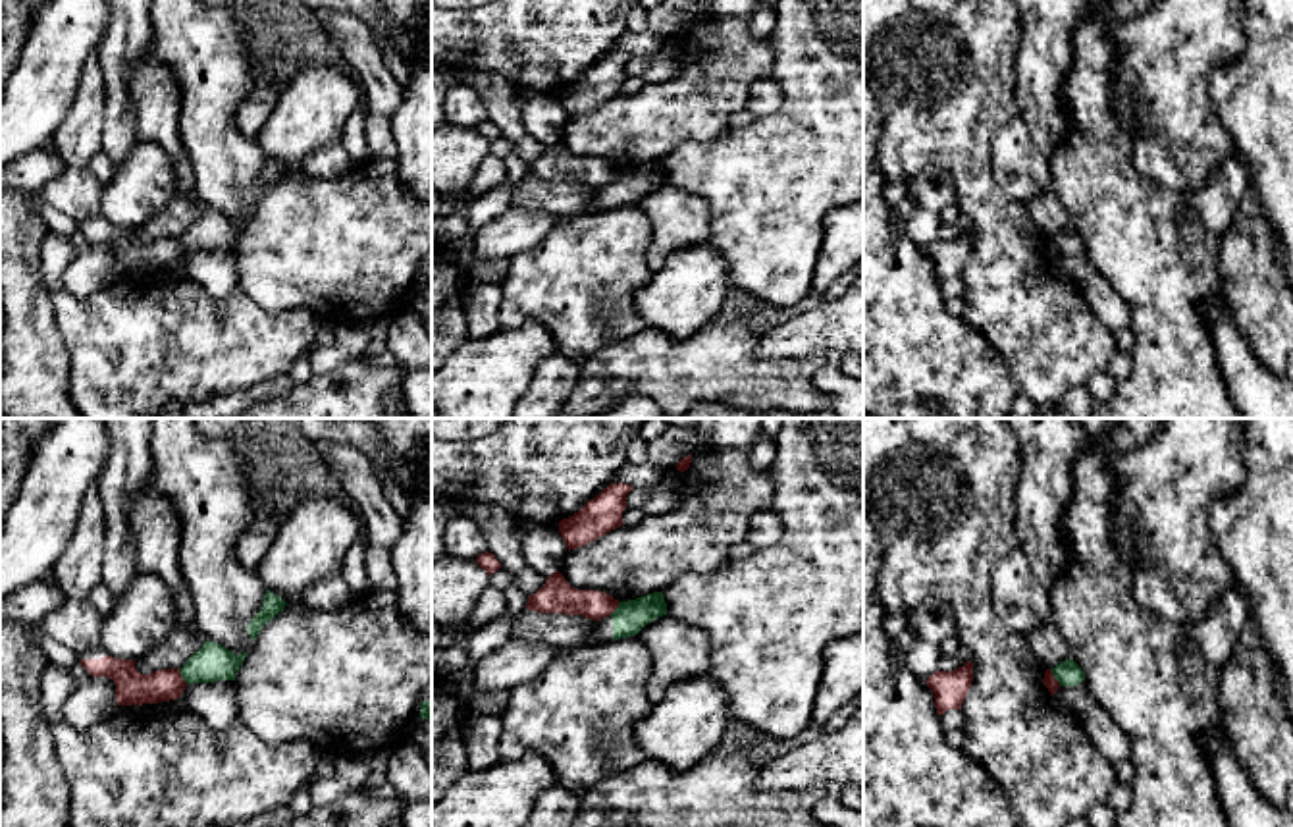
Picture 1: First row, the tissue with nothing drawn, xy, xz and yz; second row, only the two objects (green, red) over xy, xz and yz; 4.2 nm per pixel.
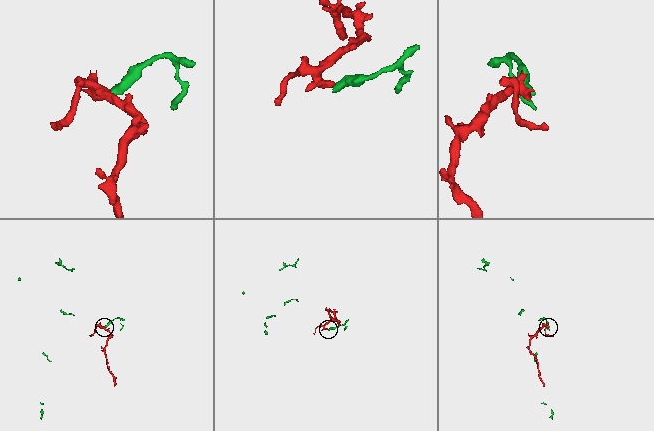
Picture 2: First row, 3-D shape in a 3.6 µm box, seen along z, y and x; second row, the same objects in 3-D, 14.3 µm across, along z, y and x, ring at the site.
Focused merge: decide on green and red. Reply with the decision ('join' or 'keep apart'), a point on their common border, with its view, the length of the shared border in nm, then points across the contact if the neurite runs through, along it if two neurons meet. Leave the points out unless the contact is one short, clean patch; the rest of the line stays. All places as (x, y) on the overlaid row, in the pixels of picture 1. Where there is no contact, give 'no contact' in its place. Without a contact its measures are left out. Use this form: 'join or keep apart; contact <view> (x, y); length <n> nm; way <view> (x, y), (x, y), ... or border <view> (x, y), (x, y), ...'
keep apart; contact yz (1055, 677); length 90 nm; border yz (1049, 669), (1060, 685)

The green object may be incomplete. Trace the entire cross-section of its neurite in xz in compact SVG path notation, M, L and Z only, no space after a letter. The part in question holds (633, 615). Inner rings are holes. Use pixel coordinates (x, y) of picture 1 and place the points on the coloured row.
M663 592L619 601L619 607L592 627L578 646L636 636L646 625L663 615L667 615Z

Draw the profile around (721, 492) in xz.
M740 451L692 453L690 468L680 472L680 503L665 515L646 515L632 526L619 526L588 546L565 553L559 573L578 590L597 590L619 601L663 592L684 573L715 573L728 551L748 536L750 520L773 511L777 486L771 470L755 470Z

